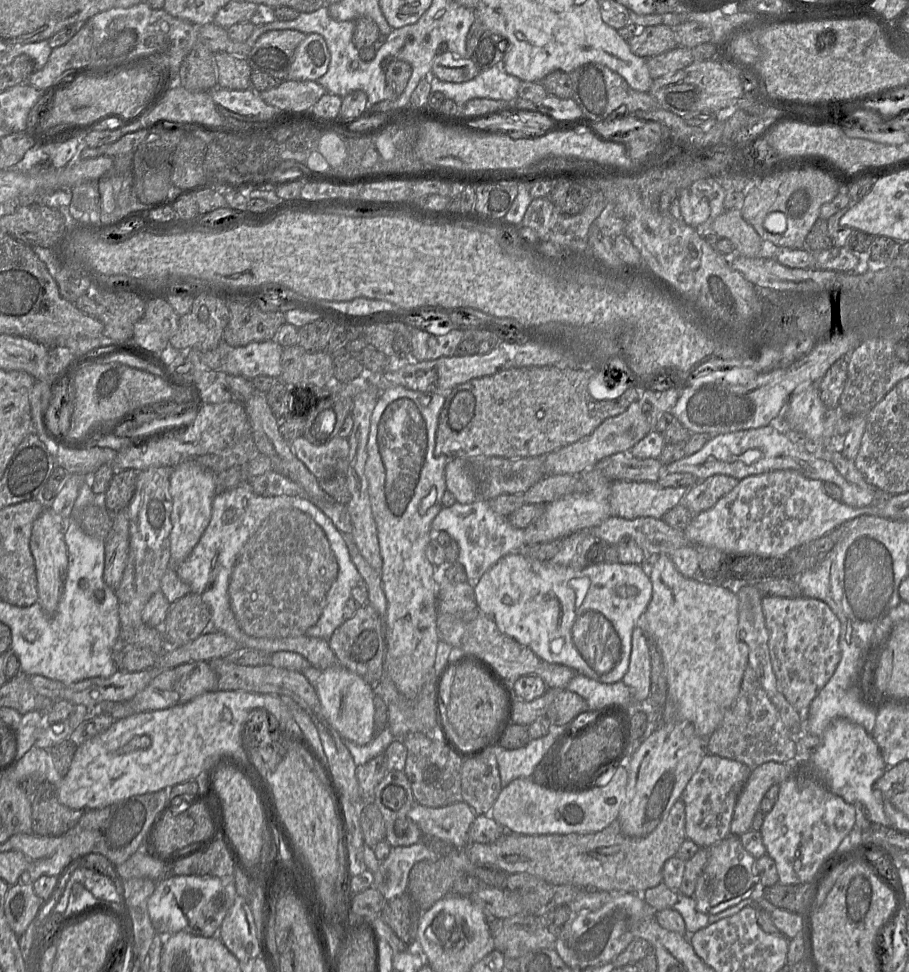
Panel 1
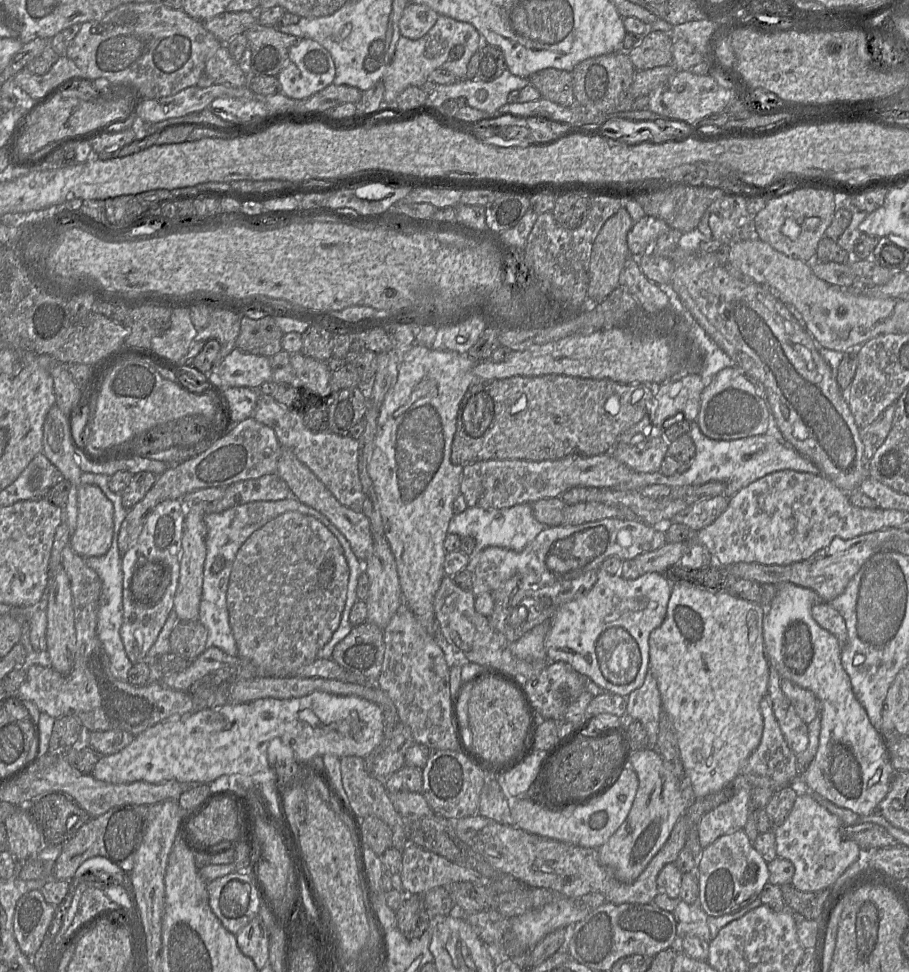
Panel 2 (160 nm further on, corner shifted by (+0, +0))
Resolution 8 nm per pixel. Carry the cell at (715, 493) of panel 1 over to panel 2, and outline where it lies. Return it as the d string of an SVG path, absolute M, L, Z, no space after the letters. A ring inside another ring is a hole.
M725 495L699 500L678 512L670 522L681 523L693 531L699 531L712 524L728 507Z

